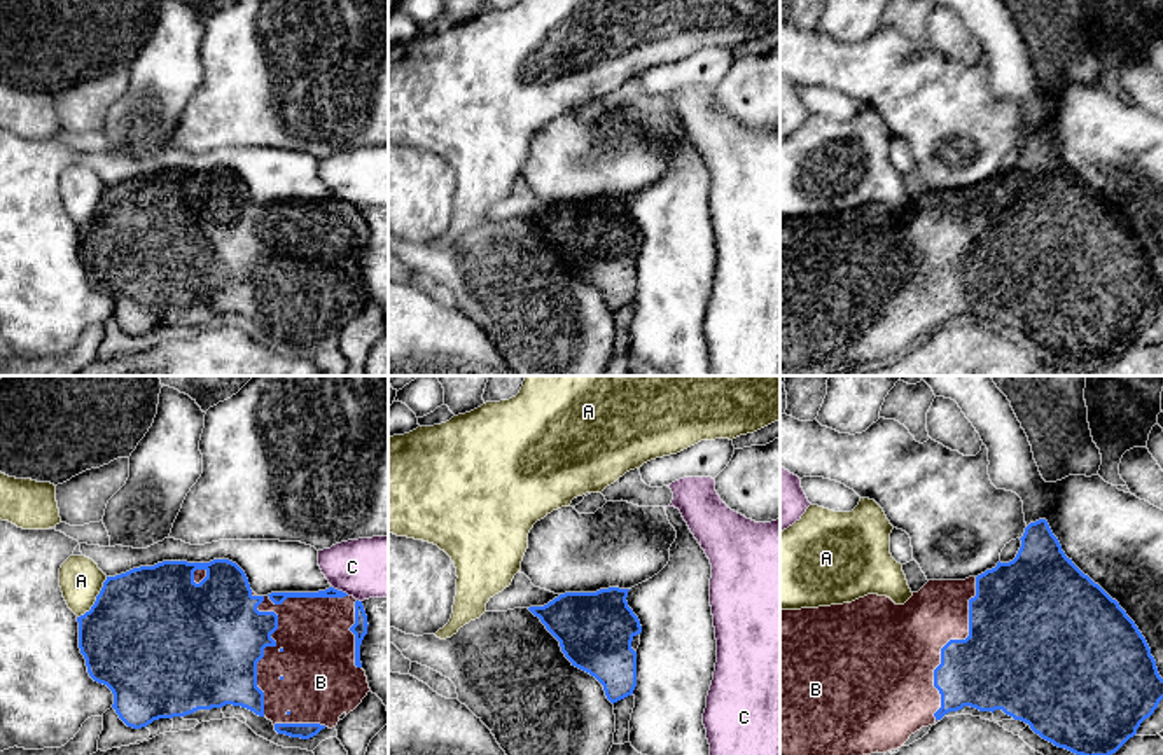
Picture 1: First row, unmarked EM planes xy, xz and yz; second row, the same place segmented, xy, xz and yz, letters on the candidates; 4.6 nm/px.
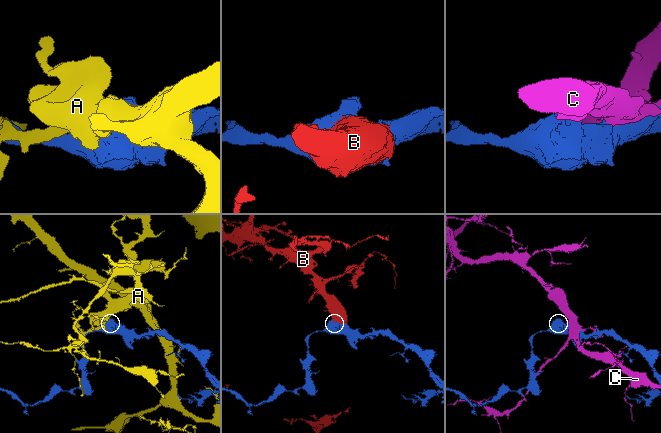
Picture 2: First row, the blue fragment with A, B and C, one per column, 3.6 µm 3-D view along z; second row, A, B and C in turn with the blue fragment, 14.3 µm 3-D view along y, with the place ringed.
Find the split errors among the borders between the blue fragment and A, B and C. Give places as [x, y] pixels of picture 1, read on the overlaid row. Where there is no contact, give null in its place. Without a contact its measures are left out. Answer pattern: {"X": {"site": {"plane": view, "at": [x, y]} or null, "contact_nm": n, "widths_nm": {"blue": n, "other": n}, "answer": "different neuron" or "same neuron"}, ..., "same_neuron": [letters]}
{"A": {"site": {"plane": "xy", "at": [97, 600]}, "contact_nm": 240, "widths_nm": {"blue": 500, "other": 200}, "answer": "different neuron"}, "B": {"site": {"plane": "yz", "at": [948, 642]}, "contact_nm": 700, "widths_nm": {"blue": 380, "other": 400}, "answer": "same neuron"}, "C": {"site": {"plane": "xy", "at": [341, 591]}, "contact_nm": 90, "widths_nm": {"blue": 50, "other": 280}, "answer": "different neuron"}, "same_neuron": ["B"]}

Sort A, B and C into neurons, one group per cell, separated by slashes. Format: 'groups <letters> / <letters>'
groups A / B / C

